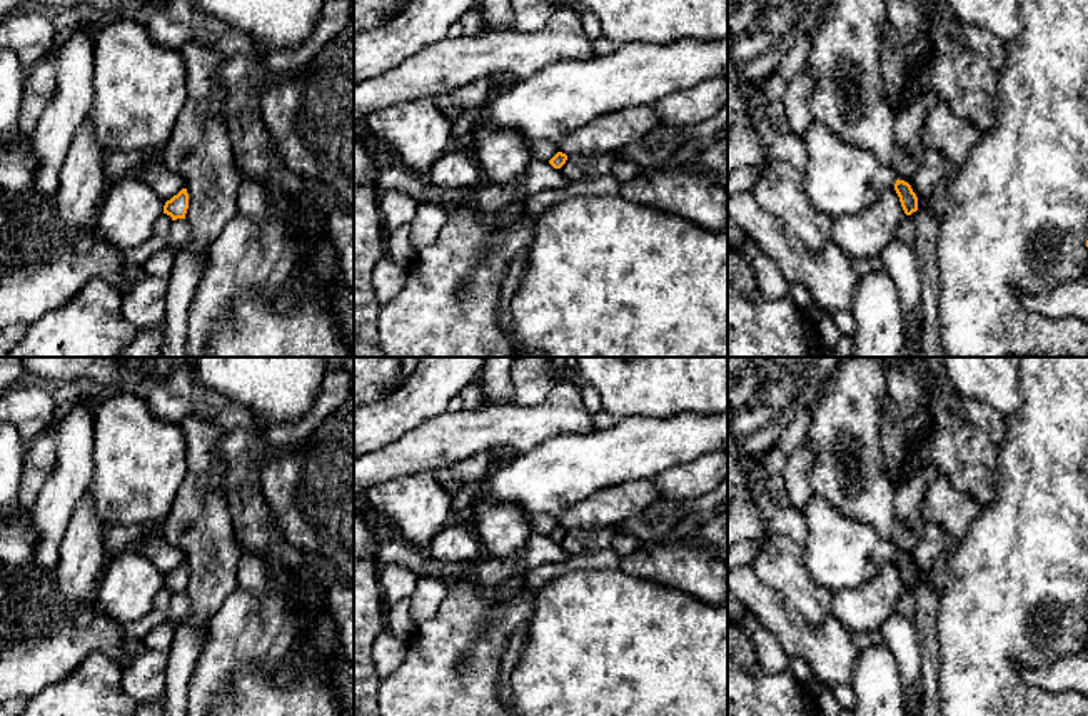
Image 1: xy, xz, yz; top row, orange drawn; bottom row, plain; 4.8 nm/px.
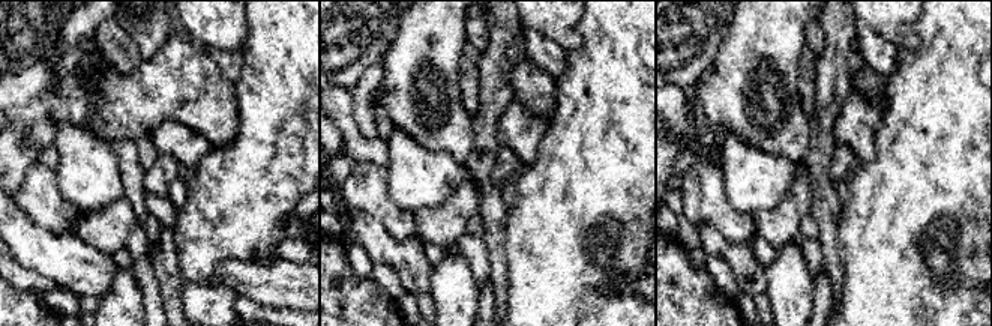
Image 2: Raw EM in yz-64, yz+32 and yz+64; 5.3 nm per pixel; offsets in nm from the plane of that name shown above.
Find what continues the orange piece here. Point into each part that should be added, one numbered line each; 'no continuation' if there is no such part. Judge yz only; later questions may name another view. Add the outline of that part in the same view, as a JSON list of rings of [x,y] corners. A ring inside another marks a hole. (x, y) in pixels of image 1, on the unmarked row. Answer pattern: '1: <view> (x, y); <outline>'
1: yz (840, 553); [[[813,494],[803,509],[808,524],[804,566],[813,582],[831,589],[854,589],[874,577],[898,554],[893,542],[838,512]]]

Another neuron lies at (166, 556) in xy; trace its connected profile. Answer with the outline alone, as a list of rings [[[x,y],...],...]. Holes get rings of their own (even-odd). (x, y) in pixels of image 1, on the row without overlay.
[[[162,534],[147,537],[137,549],[150,559],[164,576],[187,561],[185,551],[169,542]]]

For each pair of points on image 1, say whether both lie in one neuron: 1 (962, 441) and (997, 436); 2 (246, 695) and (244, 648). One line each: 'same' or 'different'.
1: different
2: different

